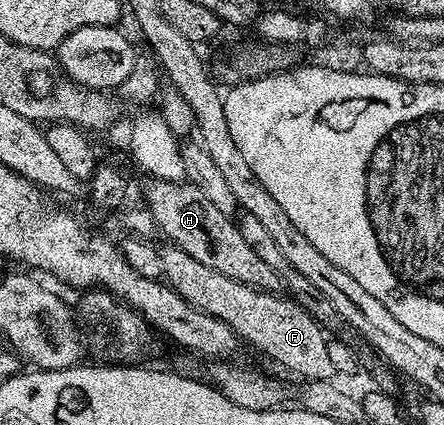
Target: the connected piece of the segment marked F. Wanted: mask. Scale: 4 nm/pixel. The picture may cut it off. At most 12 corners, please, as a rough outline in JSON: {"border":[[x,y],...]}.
{"border":[[164,247],[165,283],[304,381],[329,336],[296,300]]}

